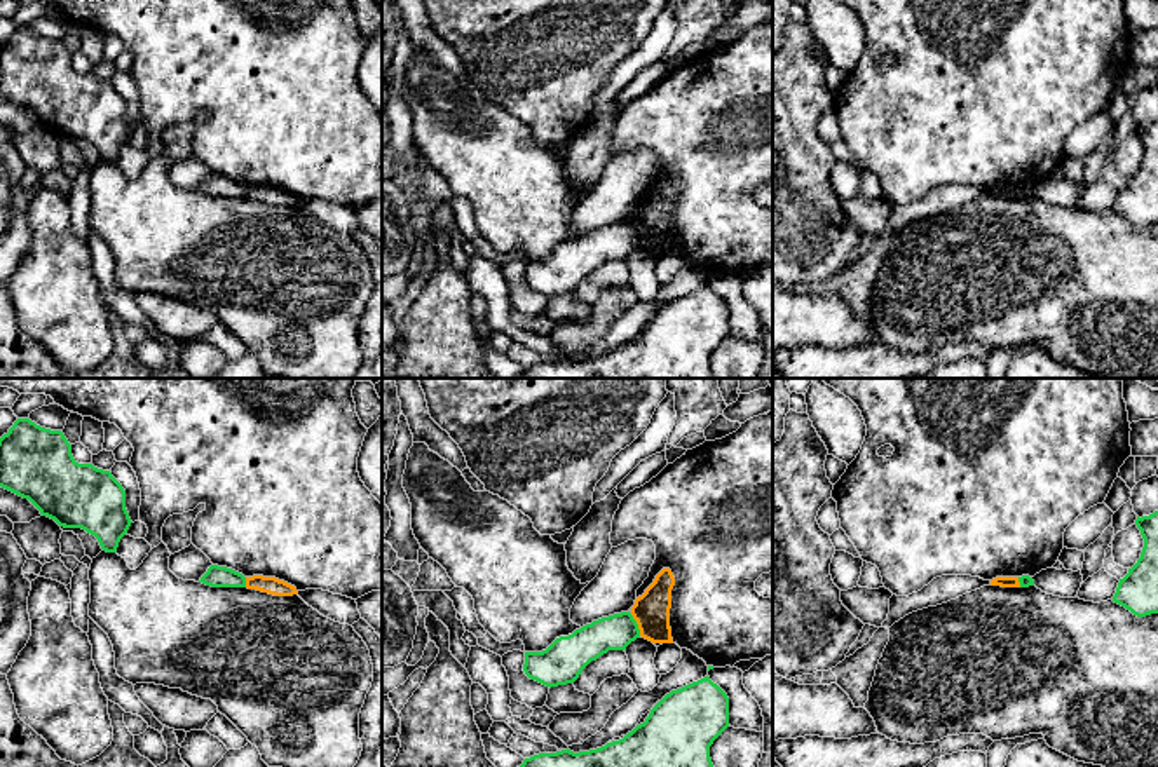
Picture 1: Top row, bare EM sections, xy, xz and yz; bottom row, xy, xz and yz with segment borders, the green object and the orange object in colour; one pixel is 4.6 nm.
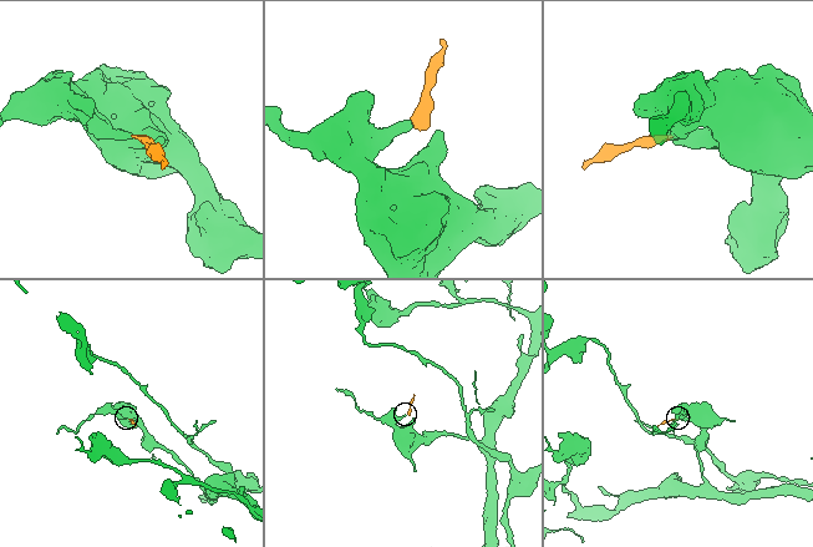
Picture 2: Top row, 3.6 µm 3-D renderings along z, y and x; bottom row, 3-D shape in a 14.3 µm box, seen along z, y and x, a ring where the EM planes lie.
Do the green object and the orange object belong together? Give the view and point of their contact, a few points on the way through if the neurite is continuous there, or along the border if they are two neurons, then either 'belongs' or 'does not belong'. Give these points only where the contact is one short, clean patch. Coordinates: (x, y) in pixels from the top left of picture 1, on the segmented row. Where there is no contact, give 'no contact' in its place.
contact xz (637, 624); border xz (630, 614), (640, 635); does not belong

